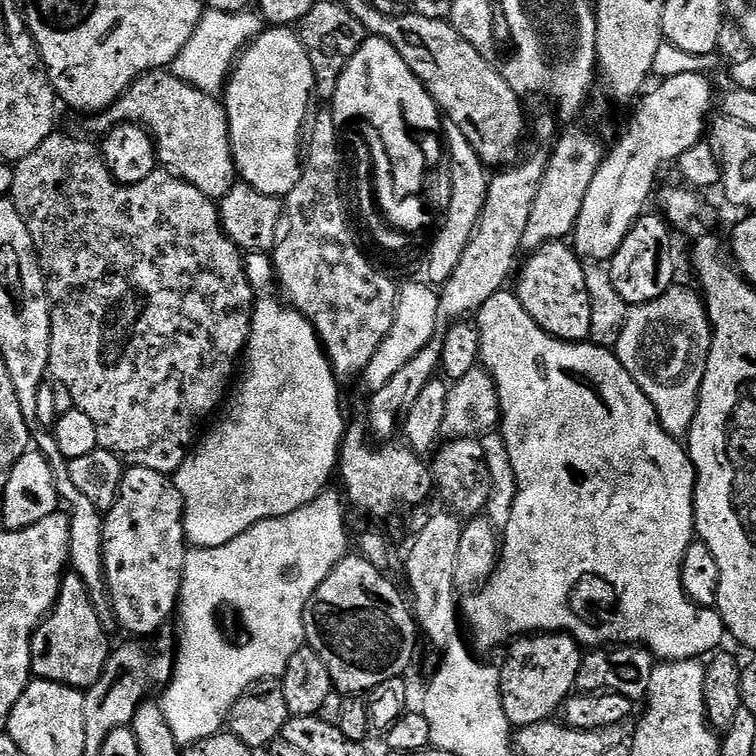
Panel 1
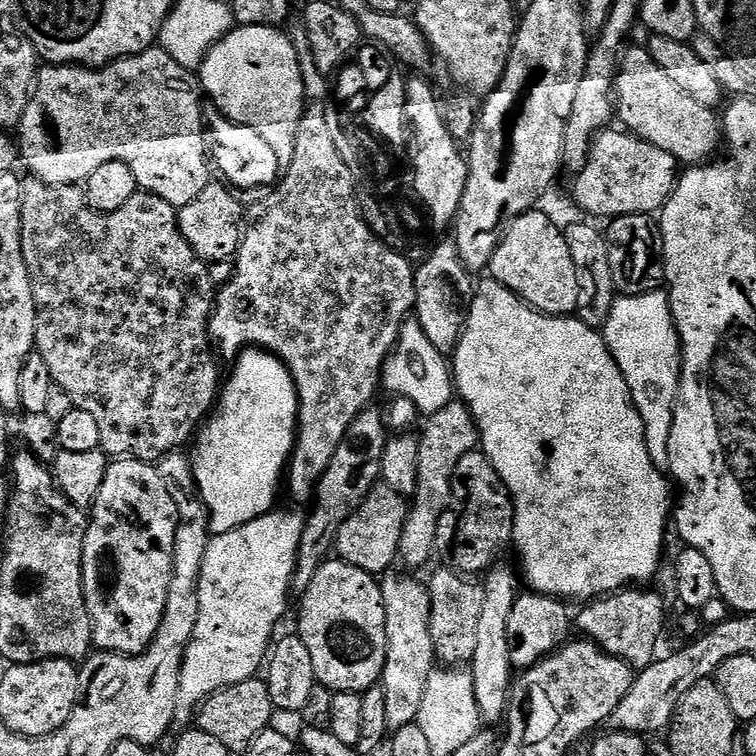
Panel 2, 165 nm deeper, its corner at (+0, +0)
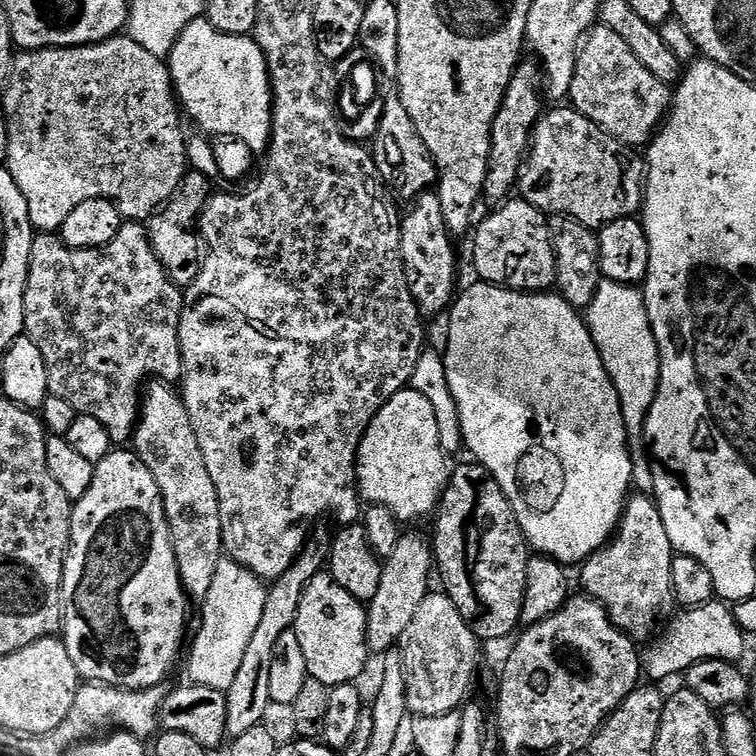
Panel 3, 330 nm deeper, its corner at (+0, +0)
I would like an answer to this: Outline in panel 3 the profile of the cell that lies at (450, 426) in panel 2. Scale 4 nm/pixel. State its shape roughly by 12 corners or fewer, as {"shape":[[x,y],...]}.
{"shape":[[405,531],[368,602],[367,644],[391,651],[430,593],[431,541]]}

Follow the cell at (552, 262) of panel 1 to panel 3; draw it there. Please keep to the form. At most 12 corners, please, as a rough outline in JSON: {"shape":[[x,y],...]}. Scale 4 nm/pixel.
{"shape":[[509,198],[474,228],[483,283],[547,293],[549,217]]}

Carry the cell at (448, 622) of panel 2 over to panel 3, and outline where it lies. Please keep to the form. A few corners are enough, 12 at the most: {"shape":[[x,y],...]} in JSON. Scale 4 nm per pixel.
{"shape":[[447,593],[400,639],[409,713],[457,711],[480,641]]}

